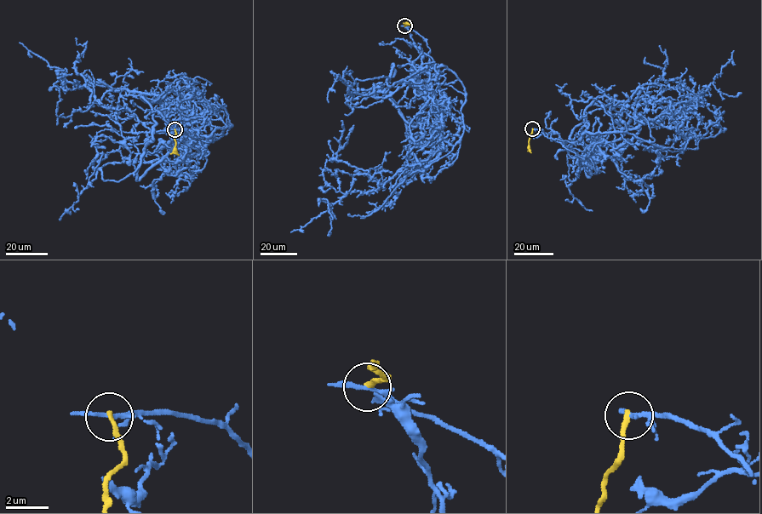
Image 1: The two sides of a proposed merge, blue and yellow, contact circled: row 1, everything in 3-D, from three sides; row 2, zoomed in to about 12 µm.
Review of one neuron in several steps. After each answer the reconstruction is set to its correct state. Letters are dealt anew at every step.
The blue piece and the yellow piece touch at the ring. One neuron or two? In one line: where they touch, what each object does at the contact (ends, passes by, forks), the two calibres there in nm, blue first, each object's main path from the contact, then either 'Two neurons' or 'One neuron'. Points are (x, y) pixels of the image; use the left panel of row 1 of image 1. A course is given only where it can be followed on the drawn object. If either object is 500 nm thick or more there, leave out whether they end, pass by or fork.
Place: (174, 129). At the ring blue passes by. At the ring yellow ends. Thickness 180 nm (blue) against 240 nm. Course of blue: (174, 129), (197, 139), (177, 144), (191, 154), (174, 142), (163, 94), (80, 87), (19, 42). Course of yellow: (174, 129), (175, 145), (170, 154). Two neurons

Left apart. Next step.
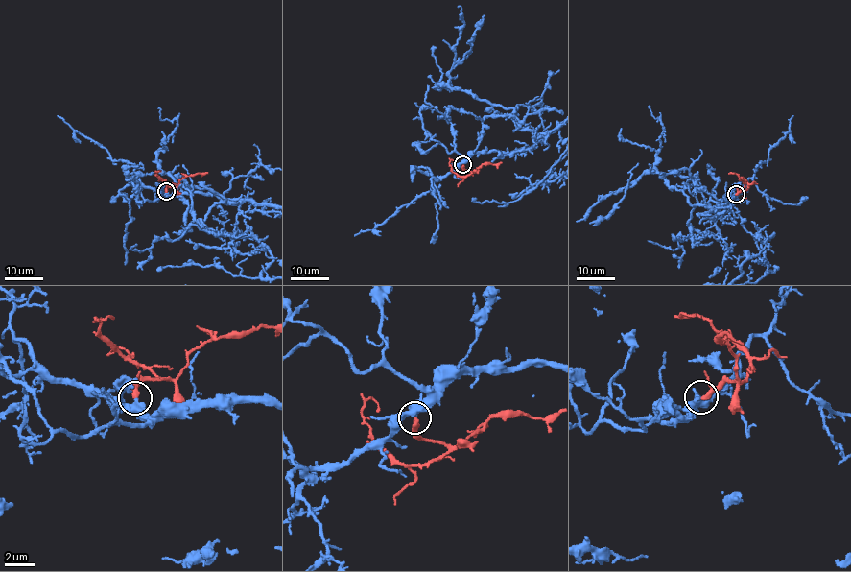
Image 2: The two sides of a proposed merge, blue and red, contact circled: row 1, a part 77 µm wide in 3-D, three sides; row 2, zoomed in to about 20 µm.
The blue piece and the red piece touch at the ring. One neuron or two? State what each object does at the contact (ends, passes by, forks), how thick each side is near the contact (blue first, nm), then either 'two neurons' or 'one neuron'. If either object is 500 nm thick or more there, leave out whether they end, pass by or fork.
blue passes by; red passes by; calibres 320 and 240 nm; one neuron

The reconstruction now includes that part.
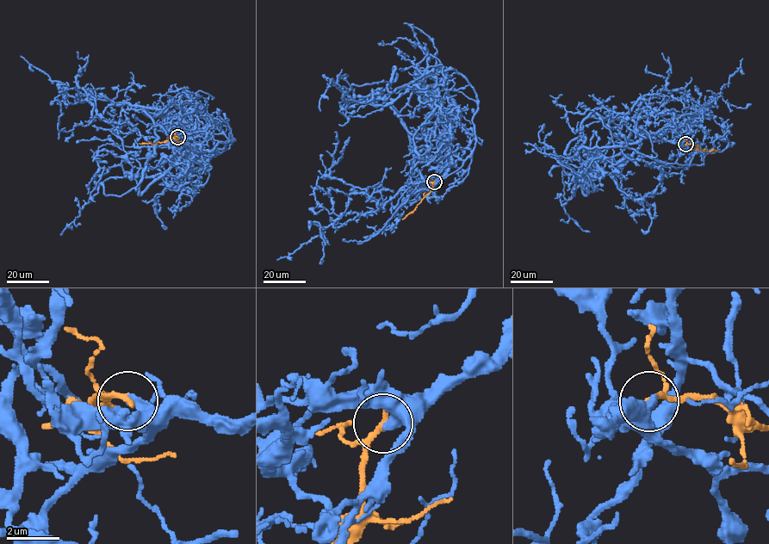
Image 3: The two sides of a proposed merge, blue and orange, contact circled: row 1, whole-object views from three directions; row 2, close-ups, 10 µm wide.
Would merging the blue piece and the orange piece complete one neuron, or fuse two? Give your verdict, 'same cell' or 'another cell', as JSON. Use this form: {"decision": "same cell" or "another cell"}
{"decision": "another cell"}

